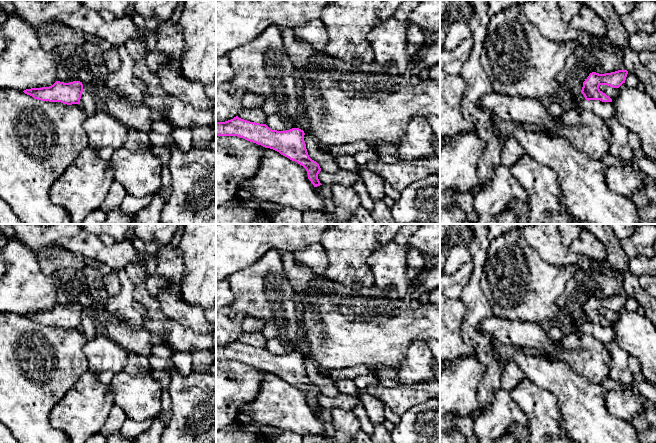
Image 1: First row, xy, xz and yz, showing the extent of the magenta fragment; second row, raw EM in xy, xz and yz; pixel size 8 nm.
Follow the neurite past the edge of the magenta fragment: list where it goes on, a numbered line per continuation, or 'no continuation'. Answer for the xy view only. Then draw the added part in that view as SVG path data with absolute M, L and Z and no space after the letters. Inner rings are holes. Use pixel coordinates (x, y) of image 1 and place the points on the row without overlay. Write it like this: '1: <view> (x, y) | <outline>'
no continuation

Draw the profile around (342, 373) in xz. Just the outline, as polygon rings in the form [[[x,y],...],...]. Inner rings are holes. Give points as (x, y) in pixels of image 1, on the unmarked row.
[[[357,365],[354,367],[332,369],[329,371],[329,376],[336,382],[343,379],[355,379],[356,377],[367,375],[371,370],[363,365]]]

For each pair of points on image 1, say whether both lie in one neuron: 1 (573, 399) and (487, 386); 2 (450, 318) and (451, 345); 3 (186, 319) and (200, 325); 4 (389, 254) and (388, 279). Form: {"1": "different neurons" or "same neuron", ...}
{"1": "different neurons", "2": "same neuron", "3": "same neuron", "4": "same neuron"}

